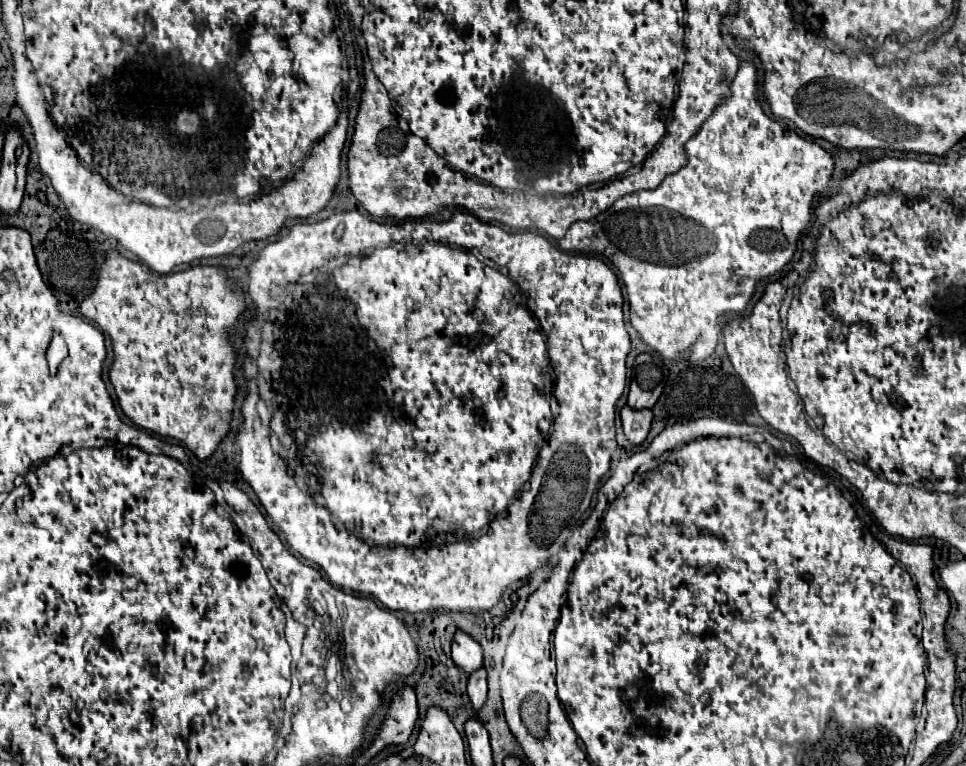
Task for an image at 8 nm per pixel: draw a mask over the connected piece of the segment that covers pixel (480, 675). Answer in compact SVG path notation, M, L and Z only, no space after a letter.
M478 669L474 673L470 673L468 677L468 697L472 701L472 707L478 711L484 701L486 701L486 693L488 693L488 687L486 687L486 669Z

